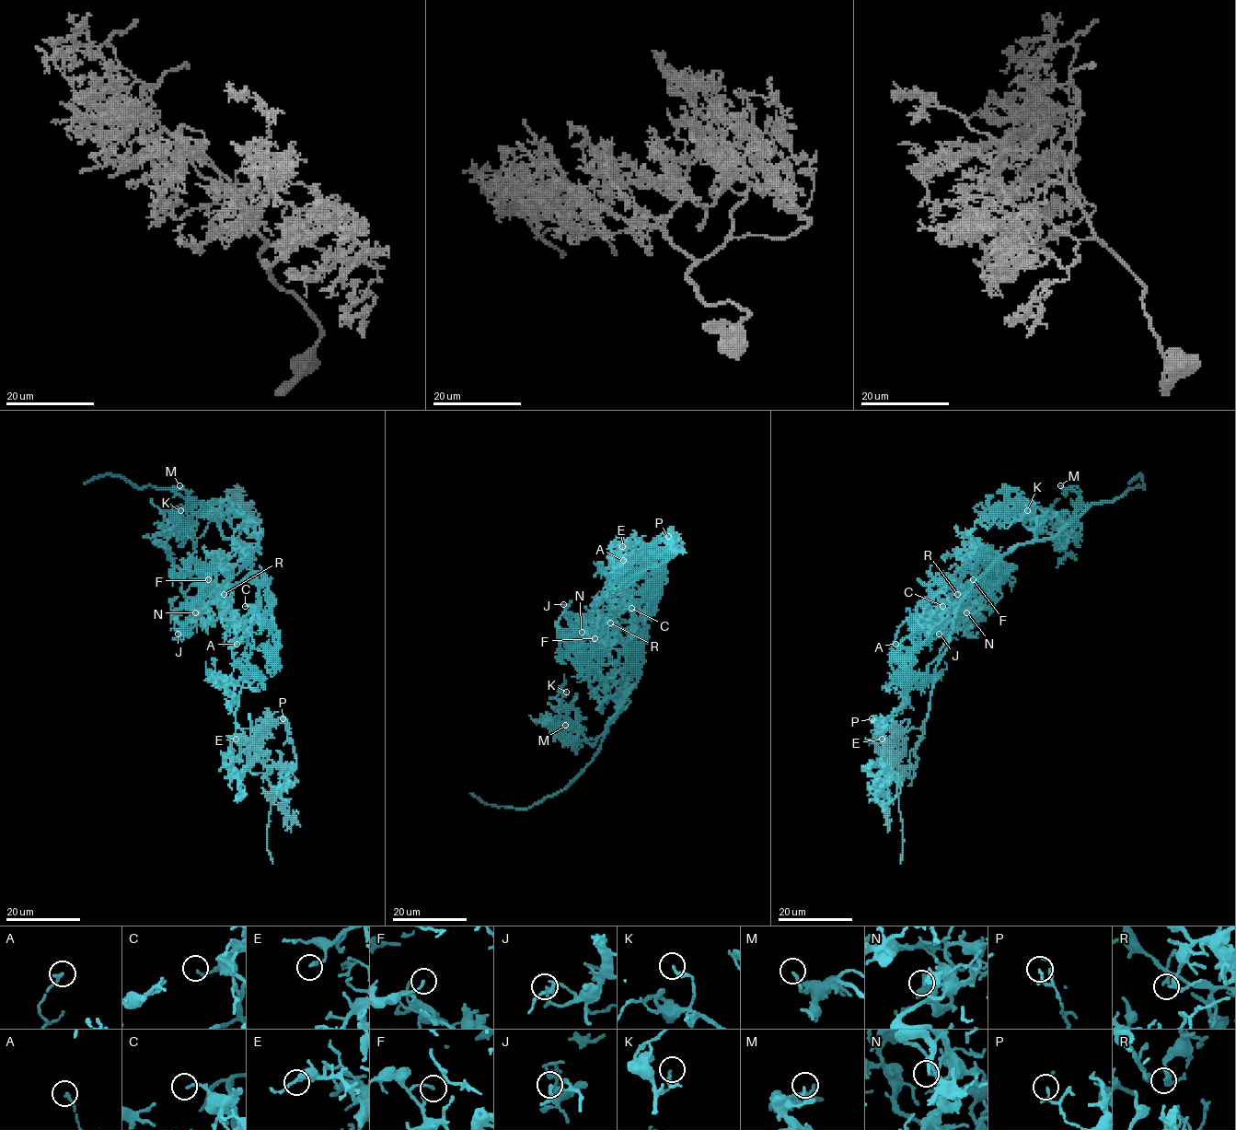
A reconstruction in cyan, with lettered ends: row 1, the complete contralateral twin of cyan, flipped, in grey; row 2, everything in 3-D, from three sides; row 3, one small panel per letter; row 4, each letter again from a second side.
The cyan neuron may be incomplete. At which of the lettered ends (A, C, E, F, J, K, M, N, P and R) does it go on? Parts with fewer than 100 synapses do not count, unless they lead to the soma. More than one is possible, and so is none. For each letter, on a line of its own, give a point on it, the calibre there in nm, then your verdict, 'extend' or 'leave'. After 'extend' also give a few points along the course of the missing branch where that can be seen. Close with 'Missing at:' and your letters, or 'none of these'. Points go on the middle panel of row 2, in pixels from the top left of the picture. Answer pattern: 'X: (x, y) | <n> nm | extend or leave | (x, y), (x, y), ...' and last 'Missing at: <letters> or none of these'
A: (623, 560) | 180 nm | leave
C: (631, 608) | 150 nm | leave
E: (622, 546) | 190 nm | leave
F: (594, 638) | 160 nm | leave
J: (563, 604) | 150 nm | leave
K: (566, 692) | 220 nm | leave
M: (565, 725) | 140 nm | leave
N: (582, 632) | 130 nm | leave
P: (668, 536) | 170 nm | leave
R: (610, 623) | 200 nm | leave
Missing at: none of these

